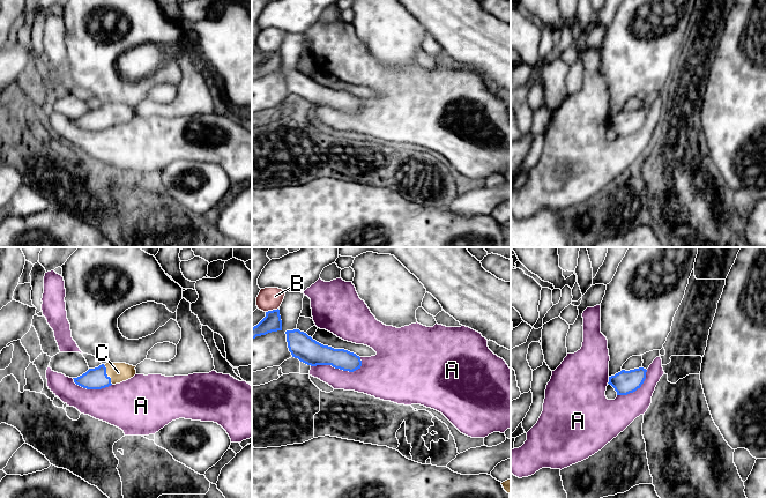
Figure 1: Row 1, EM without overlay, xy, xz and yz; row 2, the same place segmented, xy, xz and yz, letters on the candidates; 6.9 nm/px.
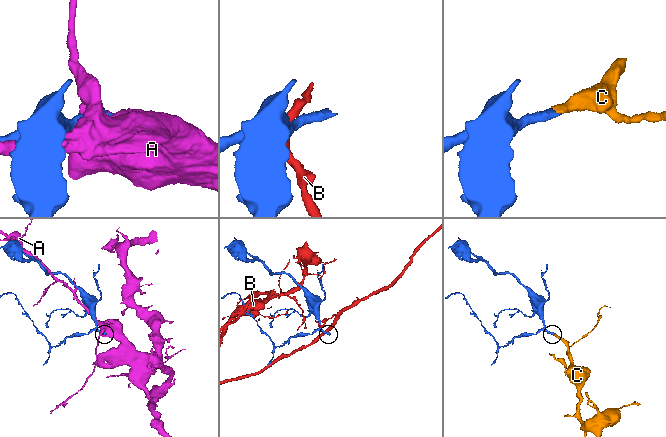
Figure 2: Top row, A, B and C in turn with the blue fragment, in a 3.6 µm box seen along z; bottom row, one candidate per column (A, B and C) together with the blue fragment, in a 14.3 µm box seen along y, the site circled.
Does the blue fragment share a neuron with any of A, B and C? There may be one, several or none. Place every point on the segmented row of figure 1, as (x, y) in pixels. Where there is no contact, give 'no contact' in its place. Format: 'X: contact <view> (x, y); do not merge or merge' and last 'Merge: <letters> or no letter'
A: contact xz (337, 368); do not merge
B: contact xz (273, 310); do not merge
C: contact xy (106, 374); merge
Merge: C

